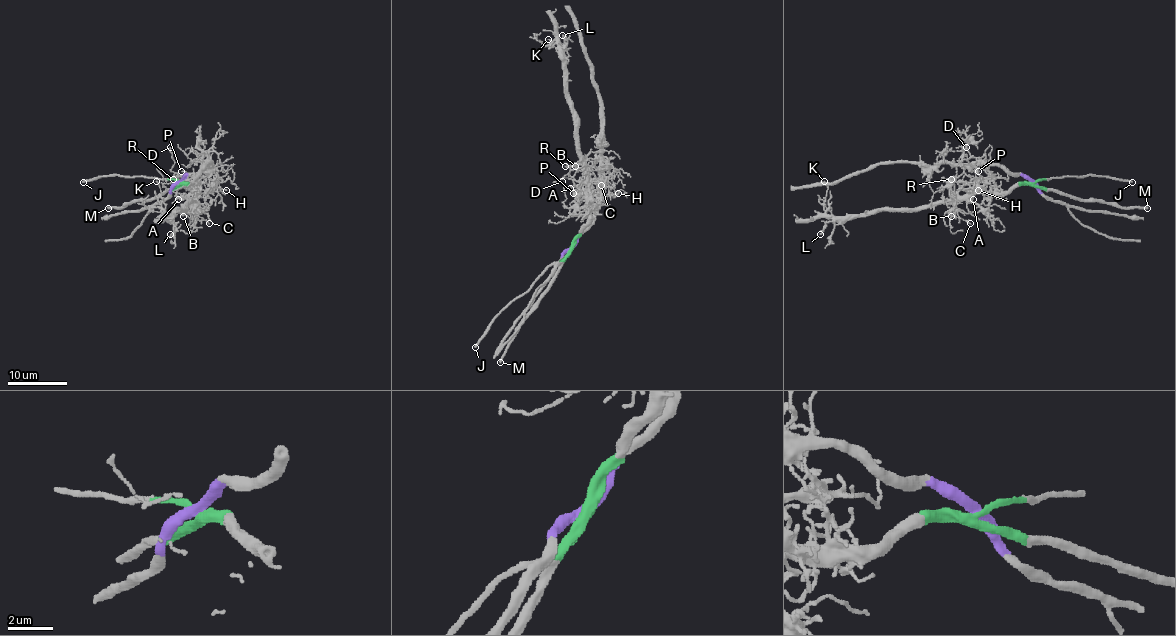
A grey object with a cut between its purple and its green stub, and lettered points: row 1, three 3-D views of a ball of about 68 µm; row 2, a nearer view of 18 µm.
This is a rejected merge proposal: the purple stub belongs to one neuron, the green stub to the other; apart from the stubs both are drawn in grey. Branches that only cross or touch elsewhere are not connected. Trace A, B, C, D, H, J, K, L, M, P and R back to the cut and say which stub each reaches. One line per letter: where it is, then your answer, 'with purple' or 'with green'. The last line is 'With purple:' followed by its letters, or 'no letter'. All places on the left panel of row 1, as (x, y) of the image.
A: place (178, 199); with green
B: place (183, 216); with green
C: place (209, 223); with green
D: place (170, 147); with green
H: place (226, 190); with green
J: place (83, 182); with green
K: place (156, 181); with green
L: place (170, 234); with green
M: place (108, 208); with green
P: place (181, 171); with green
R: place (173, 179); with green
With purple: no letter

